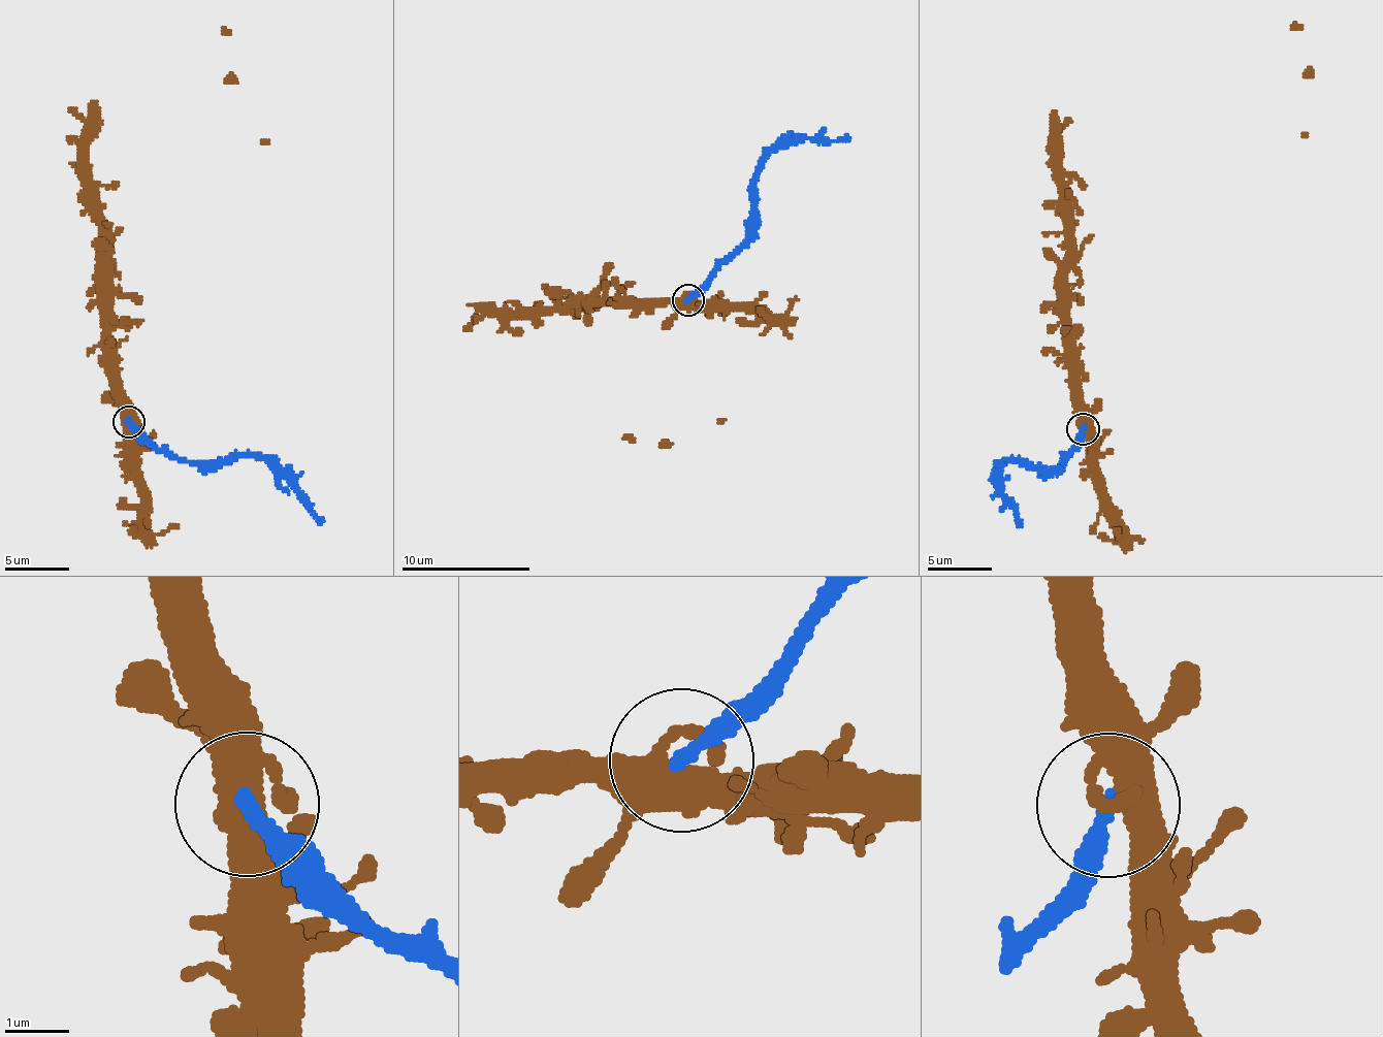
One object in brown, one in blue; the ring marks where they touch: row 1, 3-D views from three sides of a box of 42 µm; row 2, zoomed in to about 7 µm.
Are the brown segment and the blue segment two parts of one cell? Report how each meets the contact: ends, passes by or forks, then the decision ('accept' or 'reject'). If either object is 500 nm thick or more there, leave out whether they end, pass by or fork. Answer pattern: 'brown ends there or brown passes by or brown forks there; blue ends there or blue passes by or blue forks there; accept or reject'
brown forks there; blue ends there; reject

